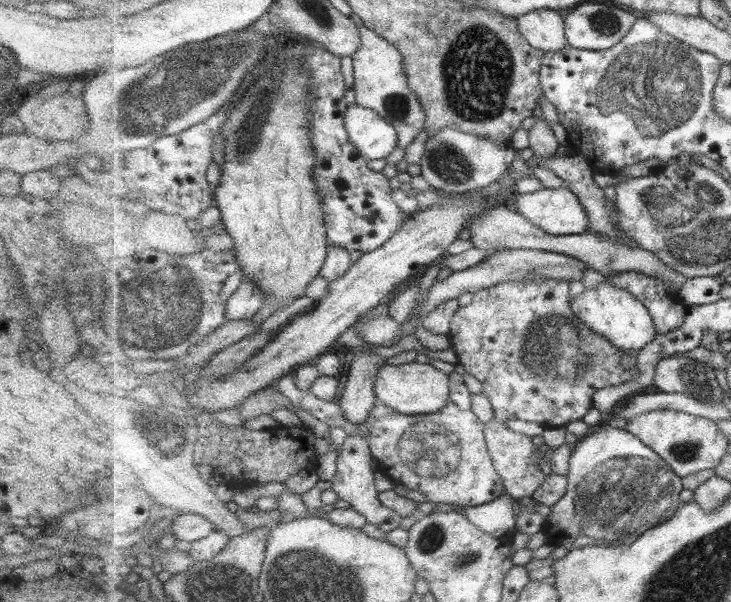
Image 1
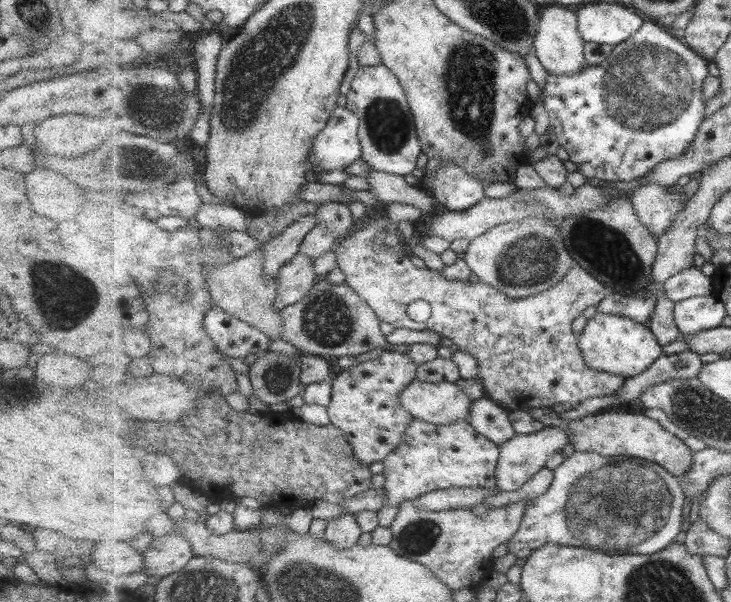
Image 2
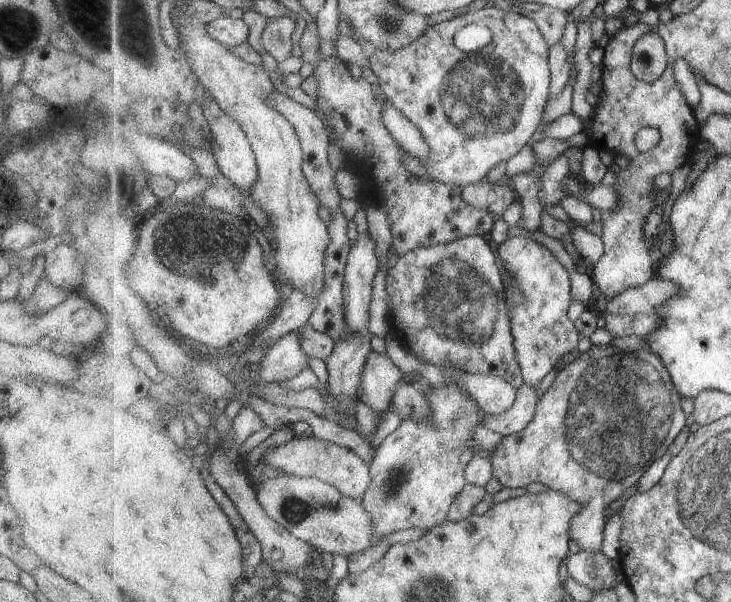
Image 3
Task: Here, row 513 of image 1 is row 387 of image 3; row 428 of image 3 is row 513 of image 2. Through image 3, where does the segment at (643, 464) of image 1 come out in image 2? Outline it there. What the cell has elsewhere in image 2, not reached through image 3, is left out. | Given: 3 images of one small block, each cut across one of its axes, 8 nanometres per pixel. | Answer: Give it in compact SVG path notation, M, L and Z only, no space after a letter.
M573 452L554 470L554 481L547 494L526 506L518 531L509 539L508 552L526 559L545 544L585 547L611 556L651 555L665 550L683 530L685 495L678 477L660 464L633 456L601 456L596 452Z

